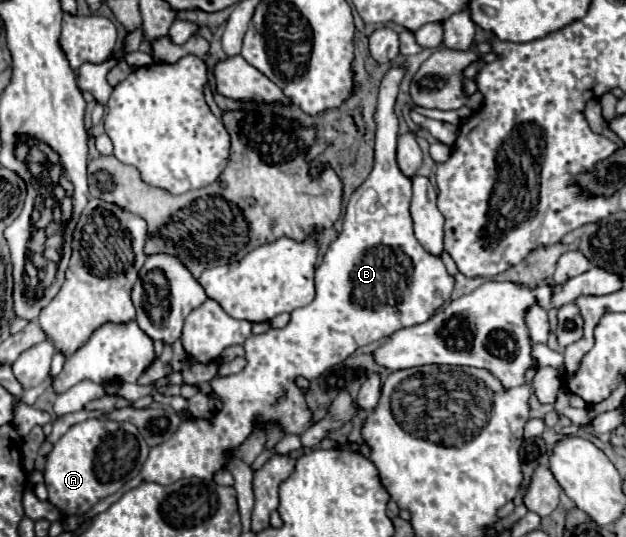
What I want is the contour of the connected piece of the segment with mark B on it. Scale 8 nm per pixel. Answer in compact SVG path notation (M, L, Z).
M393 65L391 69L387 69L385 71L385 75L383 75L383 79L381 79L381 87L379 87L379 95L377 95L377 105L375 105L375 125L377 125L377 143L375 143L375 167L373 167L373 171L371 171L371 175L367 177L367 181L353 193L353 197L351 197L351 201L349 201L349 205L347 205L347 211L345 211L345 217L343 217L343 231L339 233L339 237L329 245L329 249L327 249L327 253L325 253L325 259L323 259L323 263L317 267L317 271L315 271L315 291L317 291L317 295L315 295L315 299L309 303L309 305L305 305L305 307L301 307L301 309L295 309L293 313L291 313L291 321L289 321L289 325L287 327L283 327L283 329L269 329L267 333L263 333L263 335L251 335L247 341L245 341L245 357L247 357L247 367L241 371L241 373L235 373L235 375L227 375L227 377L213 377L211 381L209 381L209 385L211 385L211 389L213 389L213 393L215 395L219 395L221 397L221 401L223 401L223 409L221 411L217 411L217 413L213 413L213 419L211 421L205 421L205 419L187 419L187 421L183 421L181 423L181 427L173 433L173 437L169 439L169 441L165 441L165 443L161 443L161 445L157 445L157 447L153 447L151 449L151 453L149 453L149 457L147 457L147 461L145 461L145 465L143 465L143 469L141 469L141 473L133 479L133 481L127 481L117 493L113 493L113 495L109 495L109 497L105 497L103 501L99 501L91 511L87 511L87 519L91 519L91 517L95 517L97 513L101 513L101 511L105 511L109 505L113 505L123 493L127 493L129 489L133 489L133 487L137 487L137 485L141 485L141 483L145 483L145 481L153 481L153 483L159 483L159 485L171 485L173 481L179 481L179 479L183 479L183 477L199 477L199 479L211 479L225 463L227 463L227 457L233 453L233 449L235 447L239 447L247 437L249 437L249 433L253 431L253 421L259 421L259 423L267 423L267 421L279 421L289 433L297 433L297 435L301 435L309 425L311 425L311 411L309 411L309 407L307 407L307 403L305 403L305 397L301 395L301 391L299 391L299 387L295 385L295 377L297 375L303 375L305 379L309 379L309 381L313 381L313 379L317 379L317 377L321 377L325 371L329 371L333 365L339 365L341 361L345 361L357 347L363 347L363 345L367 345L367 343L373 343L373 341L379 341L379 339L383 339L383 337L389 337L391 333L395 333L397 329L403 329L403 327L411 327L411 325L417 325L417 323L423 323L423 321L427 321L445 301L449 301L449 297L451 297L451 291L453 291L453 277L445 271L445 265L443 265L443 261L439 259L439 257L433 257L433 255L429 255L423 247L421 247L421 243L415 239L415 235L413 235L413 221L411 221L411 215L409 215L409 201L411 201L411 179L409 177L405 177L403 173L401 173L401 169L397 167L397 161L395 161L395 151L397 151L397 129L399 129L399 121L397 121L397 115L395 115L395 99L397 99L397 93L399 93L399 85L401 85L401 81L403 81L403 77L405 77L405 67L399 67L399 65Z

